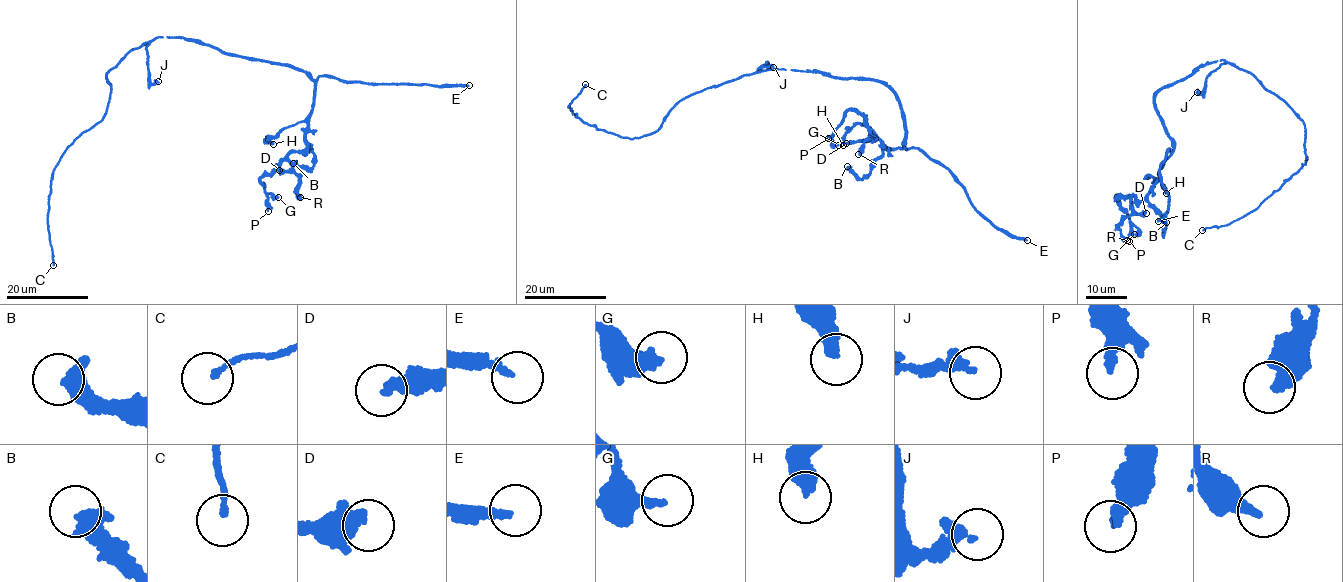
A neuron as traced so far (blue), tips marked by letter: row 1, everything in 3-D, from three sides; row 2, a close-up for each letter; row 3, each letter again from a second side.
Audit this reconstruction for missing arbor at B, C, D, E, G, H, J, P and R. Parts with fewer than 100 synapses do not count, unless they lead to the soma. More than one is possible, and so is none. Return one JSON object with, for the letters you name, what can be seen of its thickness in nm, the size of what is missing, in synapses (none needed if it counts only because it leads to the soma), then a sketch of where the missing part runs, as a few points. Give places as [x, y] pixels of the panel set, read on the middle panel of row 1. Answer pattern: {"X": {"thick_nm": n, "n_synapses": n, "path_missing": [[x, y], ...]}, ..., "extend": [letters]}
{"E": {"thick_nm": 200, "n_synapses": 350}, "extend": ["E"]}

